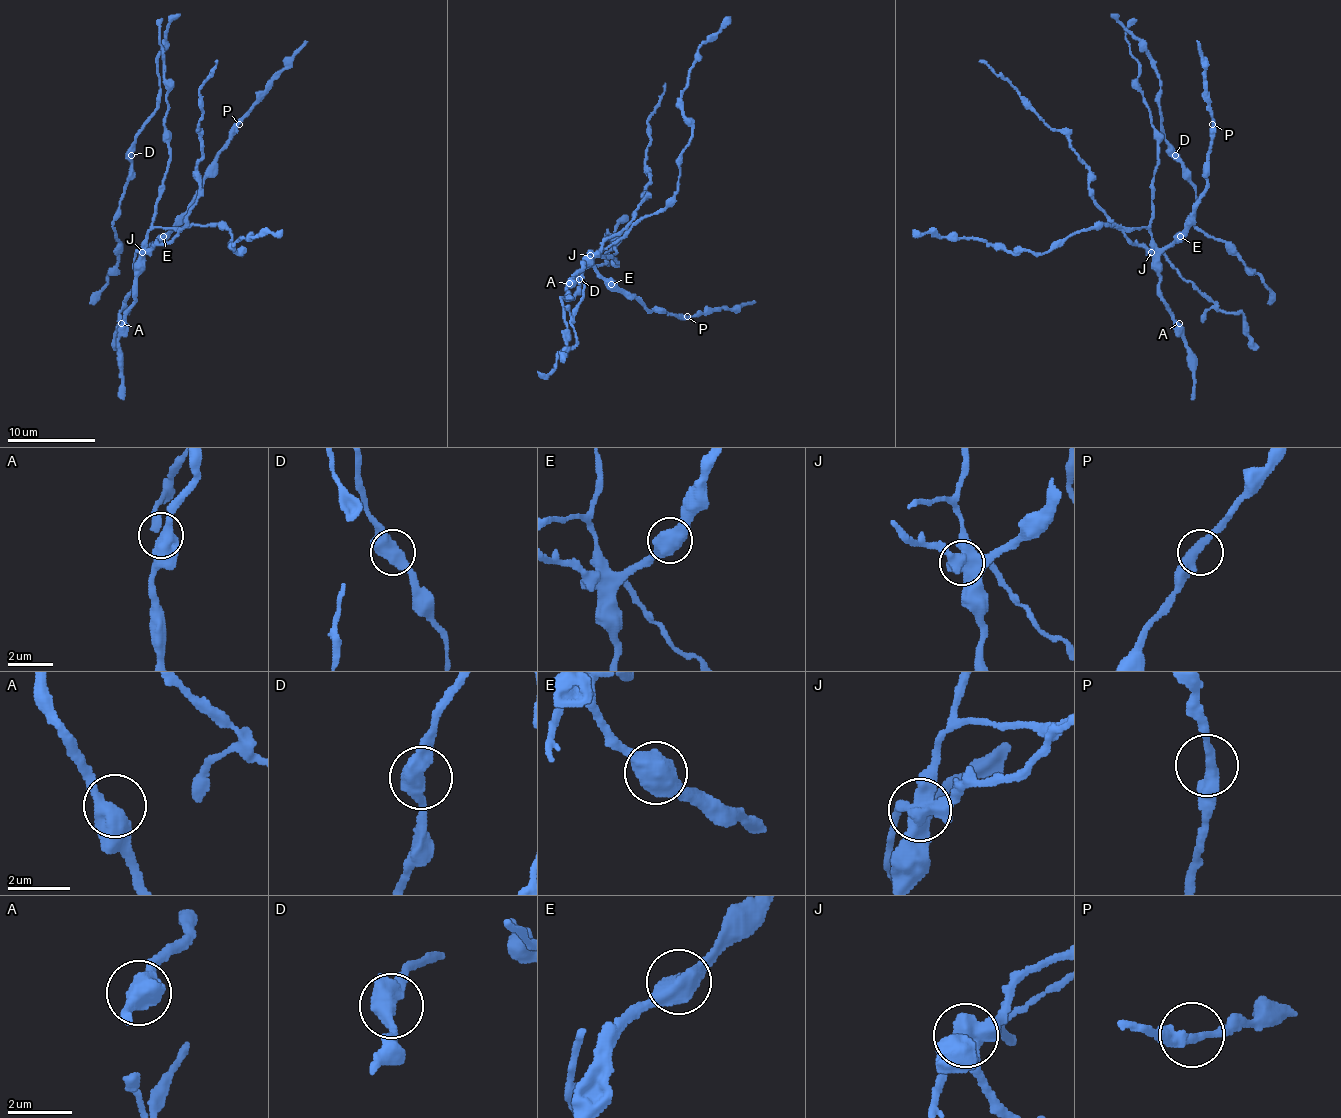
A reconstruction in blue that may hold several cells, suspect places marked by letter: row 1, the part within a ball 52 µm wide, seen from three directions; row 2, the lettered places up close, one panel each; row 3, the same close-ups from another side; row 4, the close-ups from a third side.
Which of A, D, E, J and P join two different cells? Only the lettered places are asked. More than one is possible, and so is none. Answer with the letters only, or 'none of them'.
J

